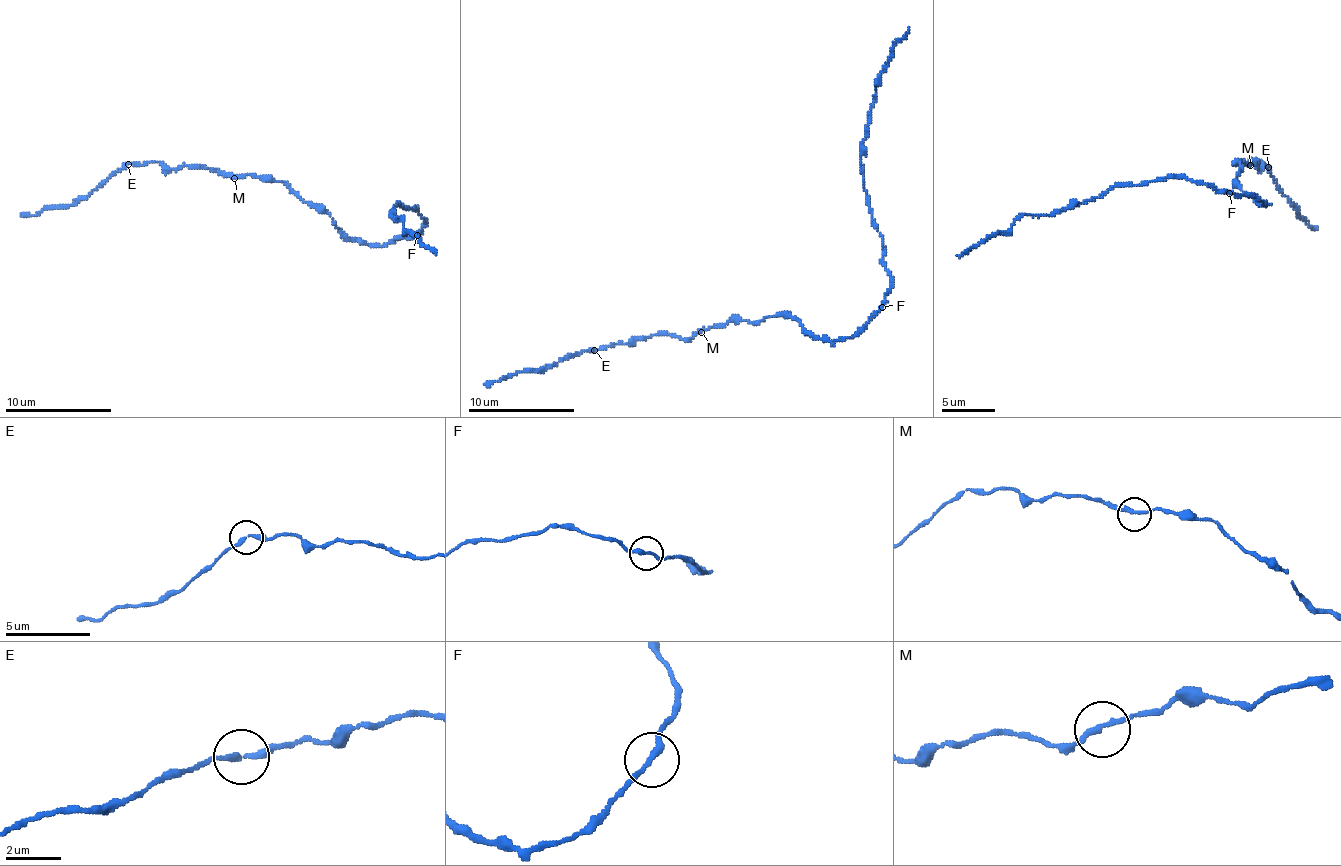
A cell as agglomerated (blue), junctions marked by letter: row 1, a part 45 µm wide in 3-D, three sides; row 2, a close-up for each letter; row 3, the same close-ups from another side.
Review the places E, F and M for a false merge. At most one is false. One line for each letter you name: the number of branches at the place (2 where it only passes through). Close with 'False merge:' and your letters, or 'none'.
False merge: none

